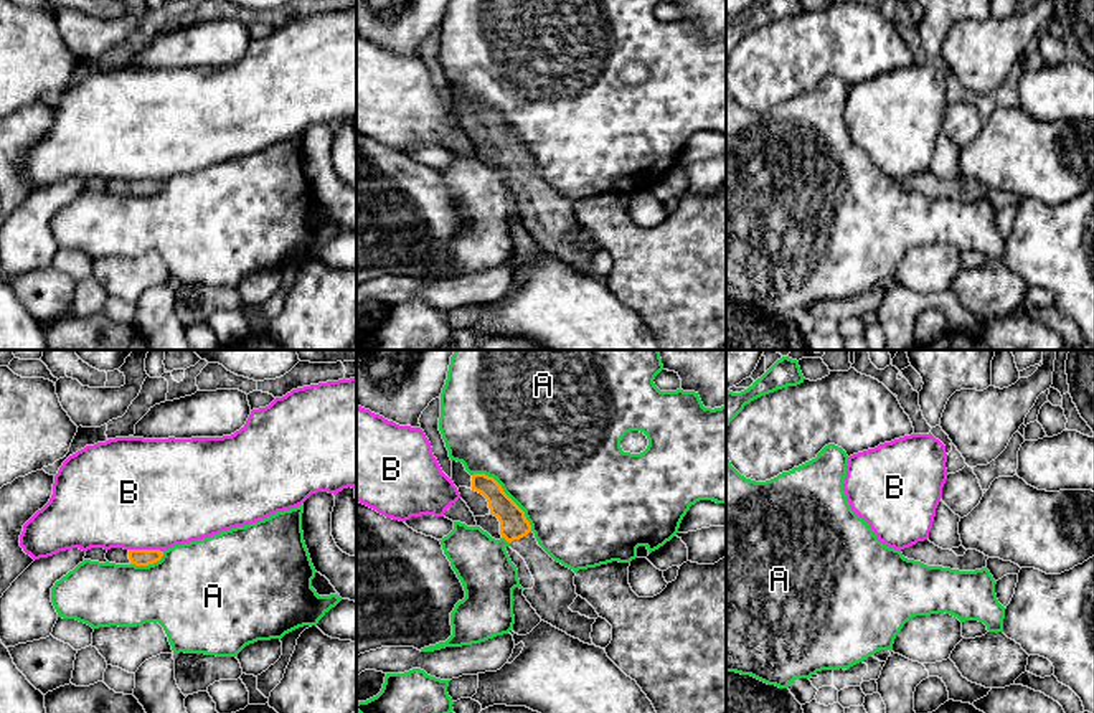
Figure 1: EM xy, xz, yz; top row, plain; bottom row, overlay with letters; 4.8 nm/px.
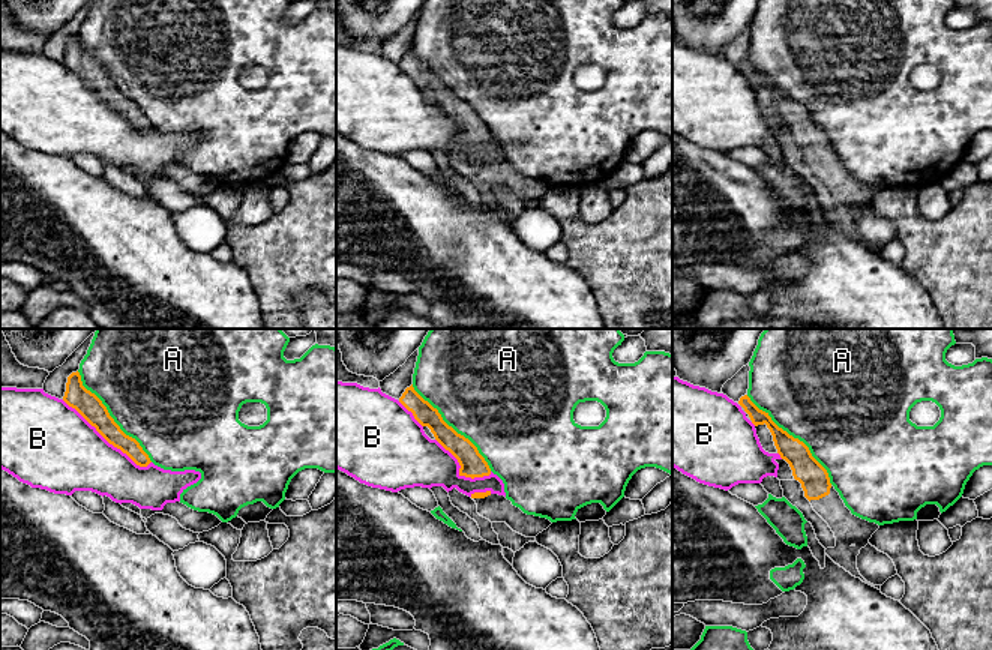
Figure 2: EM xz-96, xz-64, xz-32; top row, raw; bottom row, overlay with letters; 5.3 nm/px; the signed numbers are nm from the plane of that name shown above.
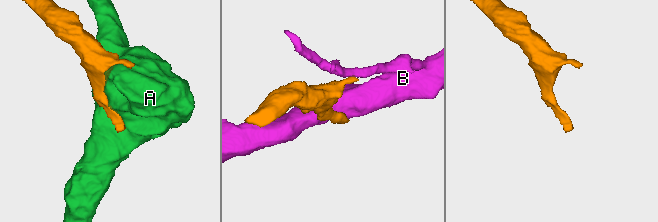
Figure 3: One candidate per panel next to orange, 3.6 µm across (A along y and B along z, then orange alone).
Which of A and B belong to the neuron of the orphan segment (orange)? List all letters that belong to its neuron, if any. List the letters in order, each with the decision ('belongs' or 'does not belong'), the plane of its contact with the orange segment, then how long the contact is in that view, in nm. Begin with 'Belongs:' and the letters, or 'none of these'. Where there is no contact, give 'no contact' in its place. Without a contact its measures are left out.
Belongs: none of these
A: does not belong; contact in xz; length 400 nm
B: does not belong; contact in xy; length 160 nm

